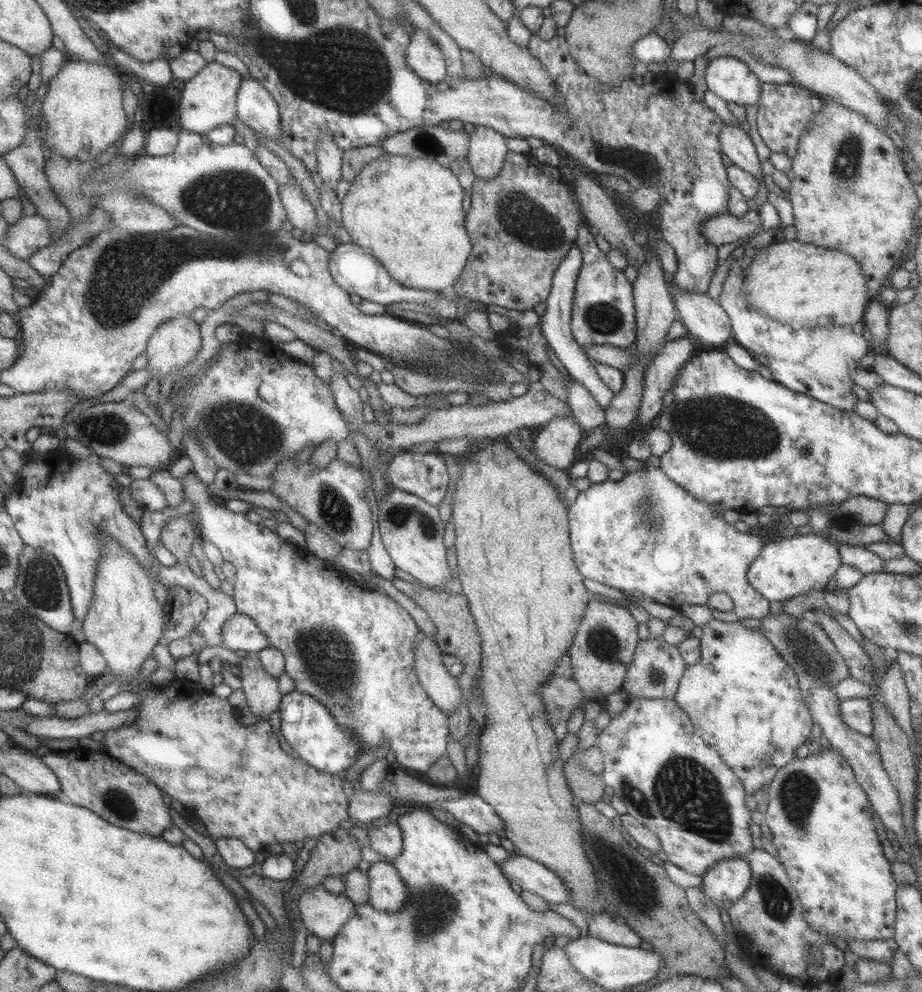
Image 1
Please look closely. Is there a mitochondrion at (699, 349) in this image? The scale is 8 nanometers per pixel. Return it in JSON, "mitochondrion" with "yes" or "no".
{"mitochondrion":"no"}

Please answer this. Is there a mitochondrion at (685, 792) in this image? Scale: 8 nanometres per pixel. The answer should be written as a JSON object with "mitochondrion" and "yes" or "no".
{"mitochondrion":"yes"}

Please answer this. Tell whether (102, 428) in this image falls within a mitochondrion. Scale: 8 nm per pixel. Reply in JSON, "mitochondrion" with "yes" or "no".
{"mitochondrion":"yes"}

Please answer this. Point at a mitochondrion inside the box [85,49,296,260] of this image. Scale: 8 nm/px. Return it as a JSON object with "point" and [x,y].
{"point":[236,201]}

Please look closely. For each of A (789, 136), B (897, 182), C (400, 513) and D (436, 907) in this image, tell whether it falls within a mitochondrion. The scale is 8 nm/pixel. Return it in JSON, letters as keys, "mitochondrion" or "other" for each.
{"A":"other","B":"other","C":"mitochondrion","D":"mitochondrion"}

